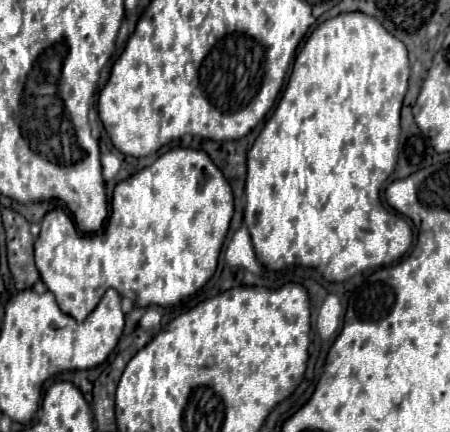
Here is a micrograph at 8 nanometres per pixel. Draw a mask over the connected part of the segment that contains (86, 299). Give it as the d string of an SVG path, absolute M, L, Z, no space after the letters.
M172 148L154 164L114 188L112 214L102 232L82 236L62 210L48 212L34 244L36 268L46 288L54 294L60 310L76 322L84 322L90 316L108 288L114 288L122 298L130 298L136 308L176 306L184 298L196 294L214 276L232 212L232 190L208 154L202 150Z

